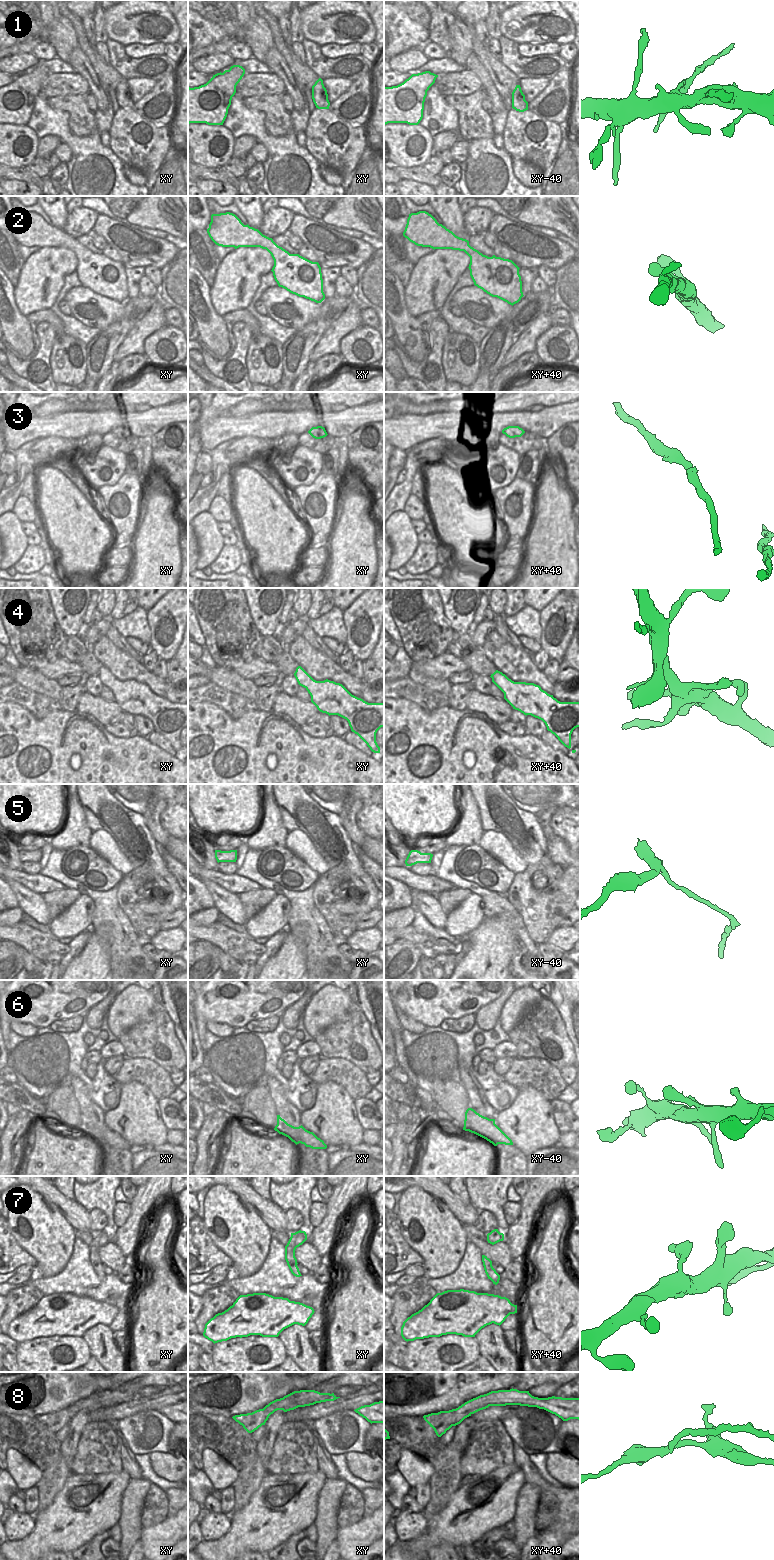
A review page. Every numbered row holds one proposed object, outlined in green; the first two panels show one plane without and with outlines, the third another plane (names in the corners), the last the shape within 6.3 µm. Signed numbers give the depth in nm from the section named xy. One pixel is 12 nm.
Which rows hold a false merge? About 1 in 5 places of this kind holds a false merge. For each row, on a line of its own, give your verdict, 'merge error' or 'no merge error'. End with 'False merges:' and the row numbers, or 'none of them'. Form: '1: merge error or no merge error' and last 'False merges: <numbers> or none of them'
1: merge error
2: no merge error
3: no merge error
4: no merge error
5: no merge error
6: no merge error
7: no merge error
8: merge error
False merges: 1, 8

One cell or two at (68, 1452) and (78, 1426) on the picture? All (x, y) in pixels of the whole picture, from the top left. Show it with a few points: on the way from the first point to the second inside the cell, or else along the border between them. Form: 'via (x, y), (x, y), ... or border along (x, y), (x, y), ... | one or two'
via (69, 1446), (75, 1432) | one

